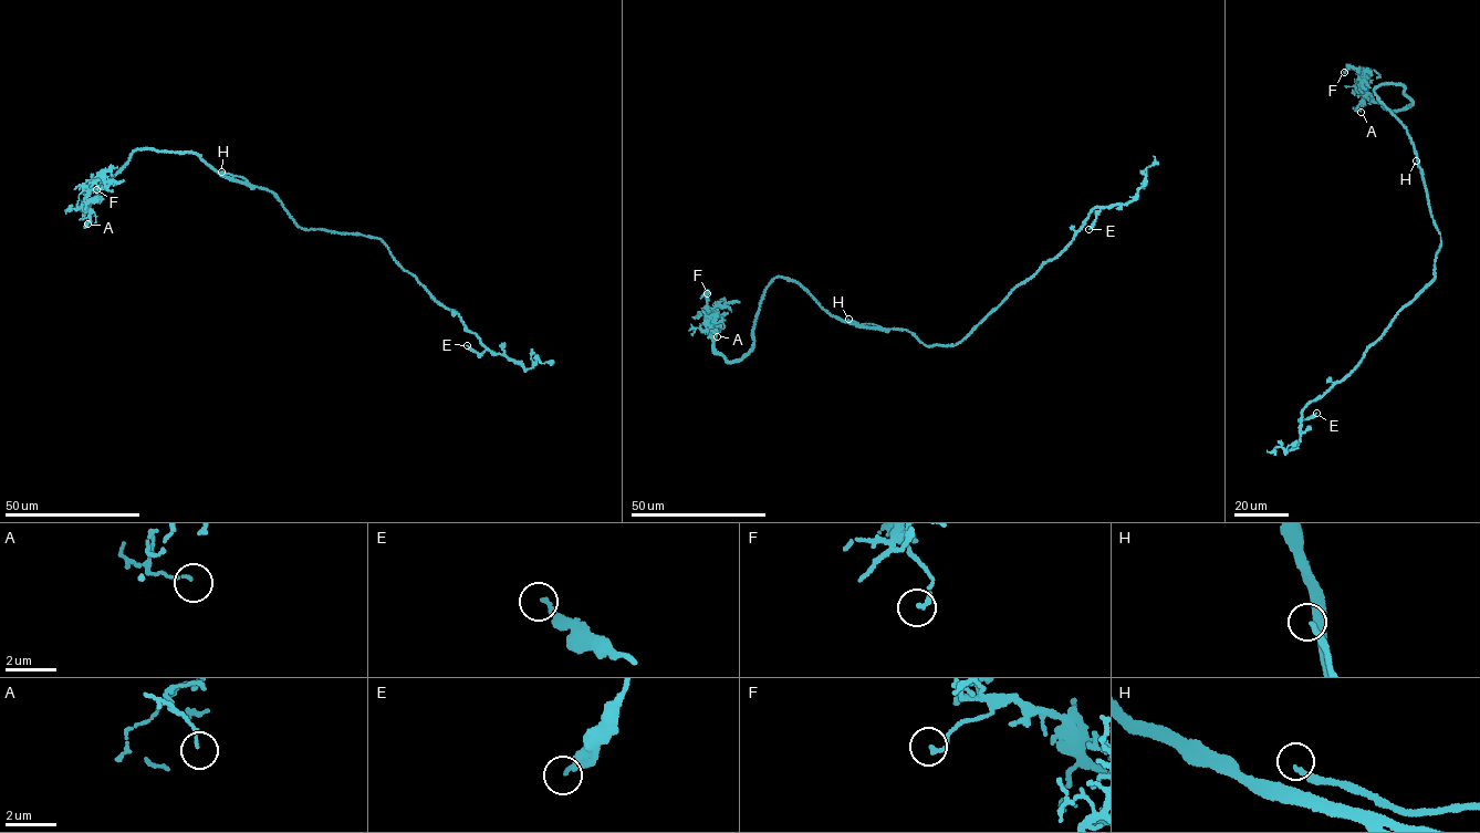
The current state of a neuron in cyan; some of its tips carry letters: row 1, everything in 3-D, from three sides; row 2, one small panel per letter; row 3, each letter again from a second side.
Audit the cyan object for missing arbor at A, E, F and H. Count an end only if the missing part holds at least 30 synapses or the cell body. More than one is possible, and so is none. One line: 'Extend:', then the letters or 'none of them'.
Extend: H

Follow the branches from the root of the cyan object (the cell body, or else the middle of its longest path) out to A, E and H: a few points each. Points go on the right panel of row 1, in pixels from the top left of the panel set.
A: (1434, 222), (1414, 144), (1374, 90), (1405, 89), (1408, 106), (1384, 107), (1366, 92), (1361, 112)
E: (1434, 222), (1440, 242), (1434, 281), (1400, 309), (1353, 371), (1306, 405), (1300, 420), (1316, 413)
H: (1434, 222), (1416, 160)

